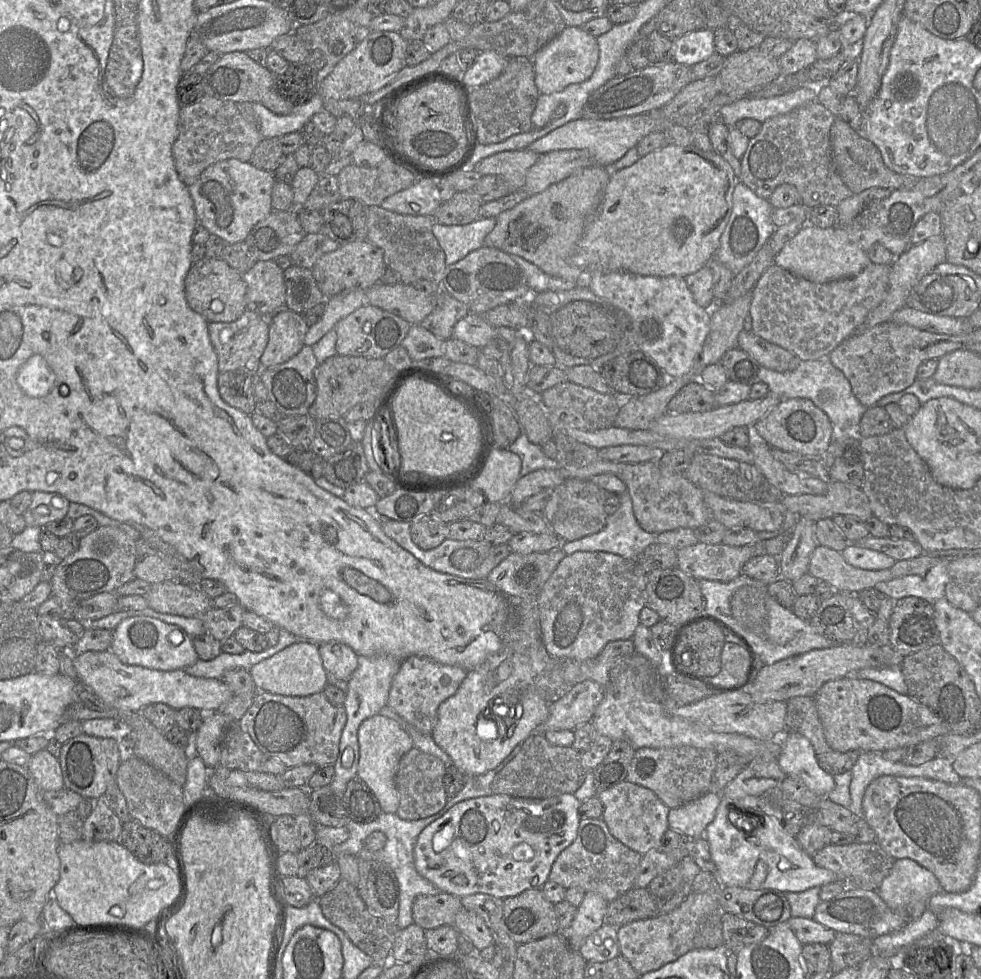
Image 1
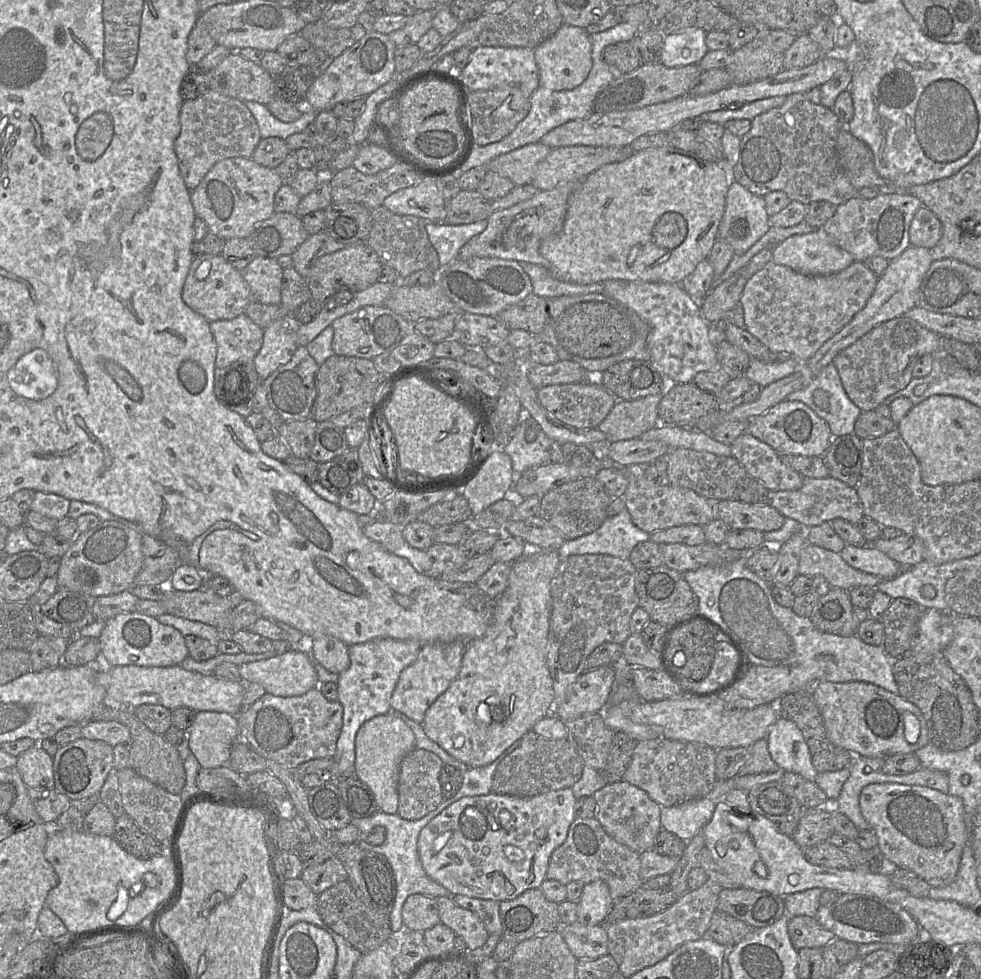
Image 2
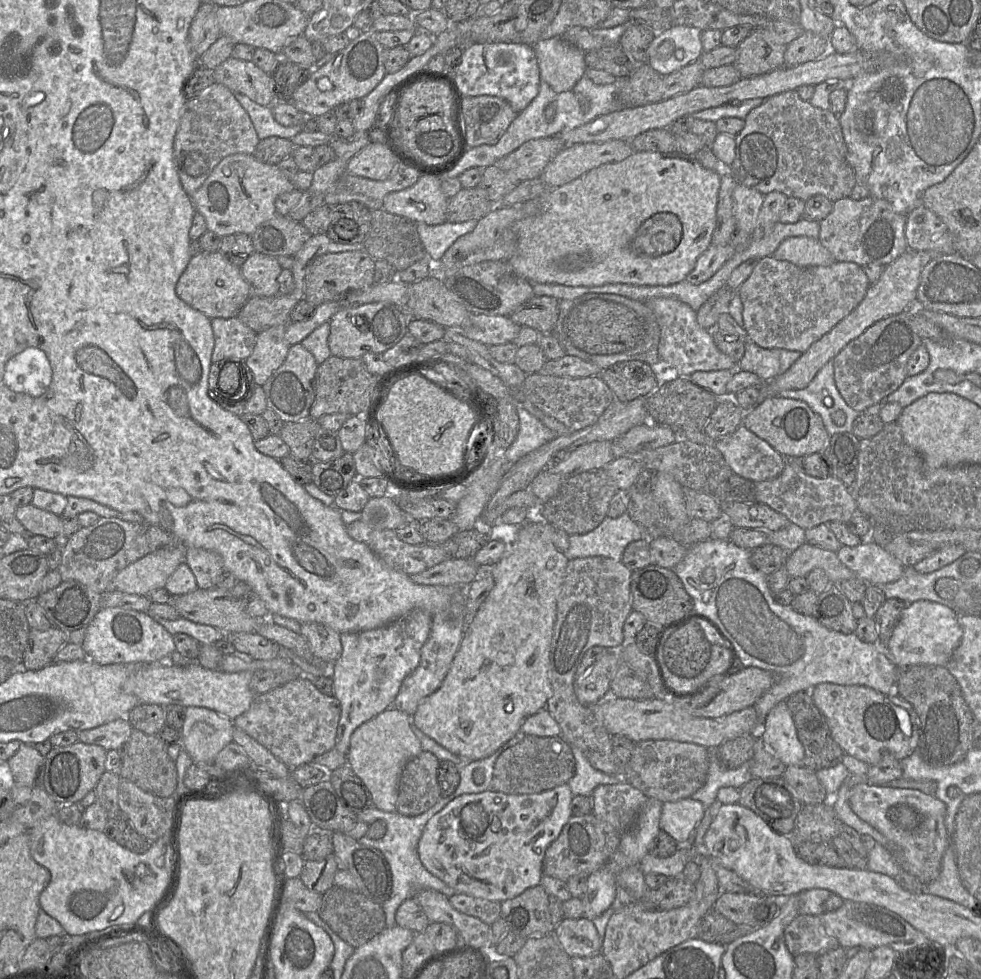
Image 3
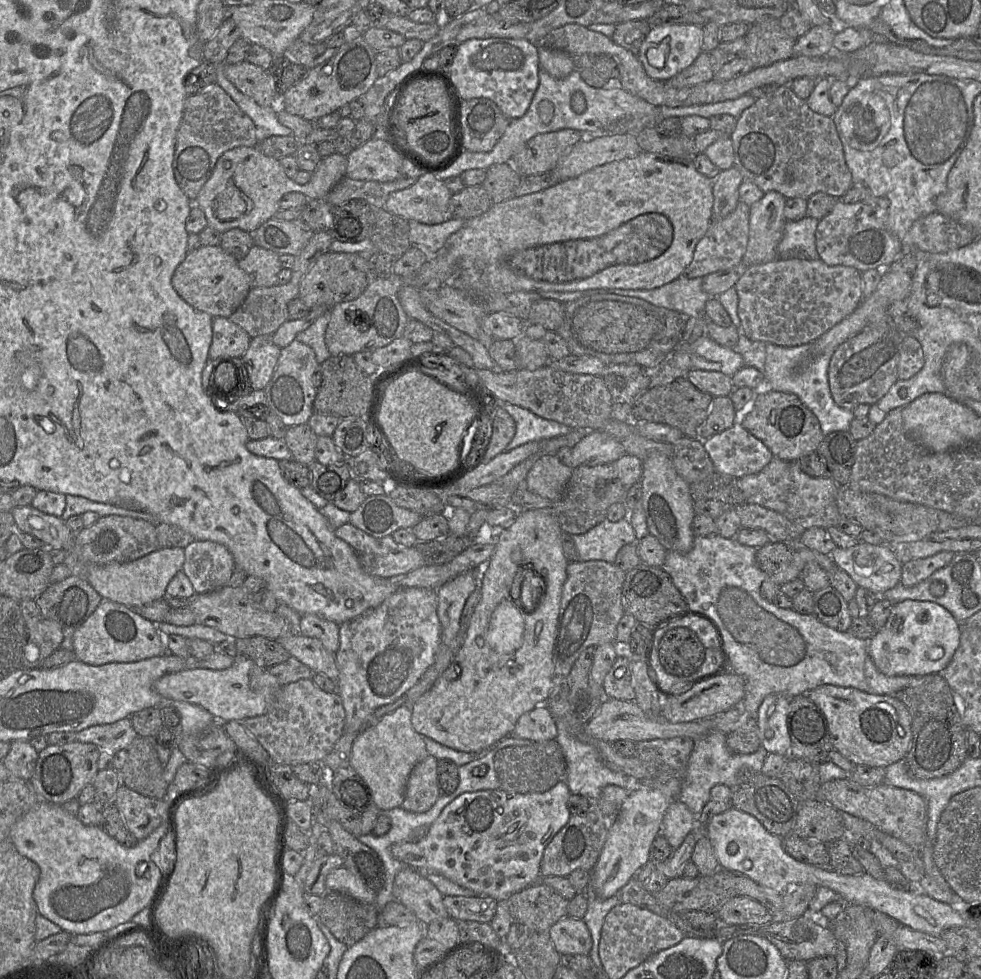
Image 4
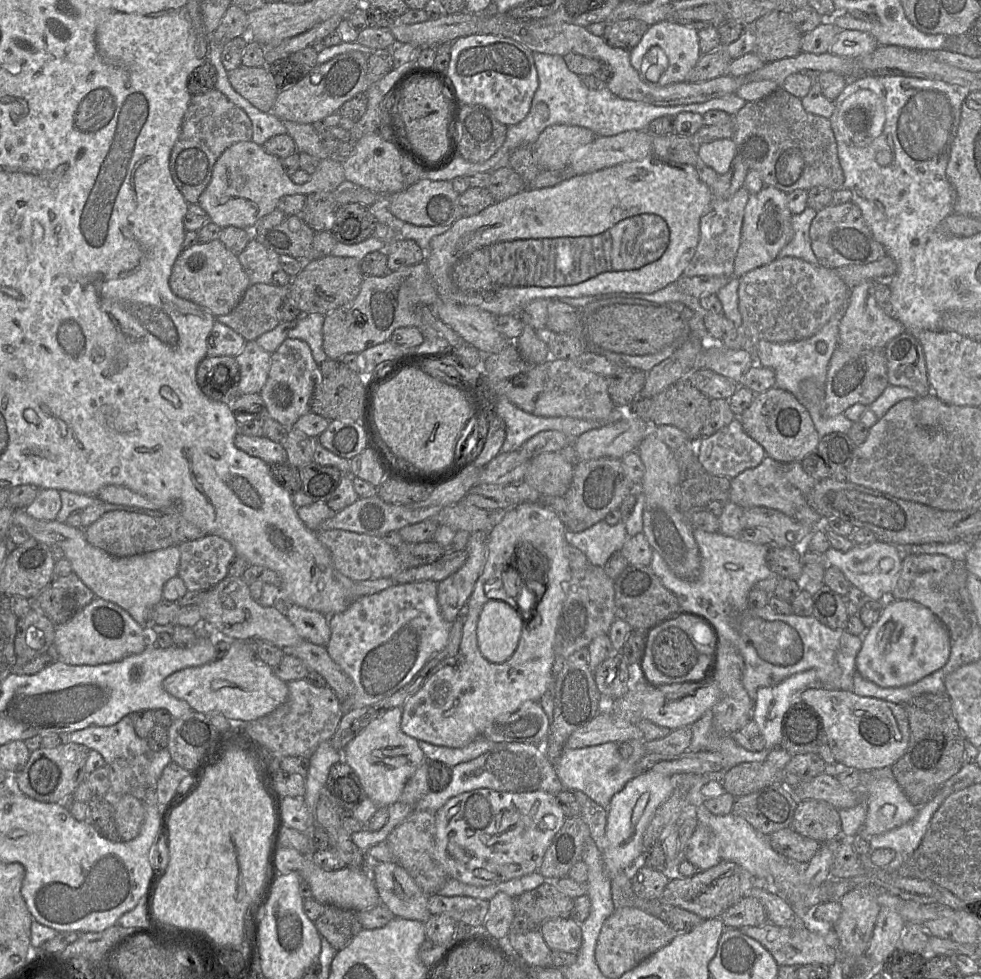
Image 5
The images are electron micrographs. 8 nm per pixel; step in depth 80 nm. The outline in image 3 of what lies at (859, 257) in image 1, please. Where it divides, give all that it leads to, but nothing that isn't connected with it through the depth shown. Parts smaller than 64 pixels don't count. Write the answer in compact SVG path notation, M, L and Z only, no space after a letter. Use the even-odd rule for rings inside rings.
M805 236L787 238L779 245L772 256L776 260L788 261L798 267L829 266L836 262L834 256L819 242L818 239Z

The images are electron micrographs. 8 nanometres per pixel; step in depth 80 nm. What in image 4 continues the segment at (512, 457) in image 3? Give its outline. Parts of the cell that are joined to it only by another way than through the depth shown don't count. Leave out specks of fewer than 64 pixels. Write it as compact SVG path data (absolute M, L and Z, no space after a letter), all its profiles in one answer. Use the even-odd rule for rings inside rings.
M509 403L501 404L512 416L516 425L515 435L504 452L510 452L527 442L542 441L565 435L572 430L567 425L542 418L526 408Z

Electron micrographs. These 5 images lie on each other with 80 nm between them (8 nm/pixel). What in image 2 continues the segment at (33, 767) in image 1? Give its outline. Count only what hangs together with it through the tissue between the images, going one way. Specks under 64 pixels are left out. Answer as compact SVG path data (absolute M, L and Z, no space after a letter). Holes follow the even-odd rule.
M38 745L17 757L15 770L28 788L54 789L53 757Z

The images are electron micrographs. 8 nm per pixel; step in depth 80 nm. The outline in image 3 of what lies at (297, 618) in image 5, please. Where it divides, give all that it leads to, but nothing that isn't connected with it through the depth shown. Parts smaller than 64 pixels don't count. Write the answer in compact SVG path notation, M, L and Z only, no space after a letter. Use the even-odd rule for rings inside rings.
M308 622L301 624L300 634L307 640L318 661L333 664L341 656L340 633L334 629L317 622Z

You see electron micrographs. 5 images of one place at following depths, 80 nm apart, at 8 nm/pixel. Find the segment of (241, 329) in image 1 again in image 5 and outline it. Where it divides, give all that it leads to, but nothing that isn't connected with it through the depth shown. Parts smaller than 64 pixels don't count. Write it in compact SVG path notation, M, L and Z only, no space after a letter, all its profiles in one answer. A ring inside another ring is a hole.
M216 321L207 339L207 356L237 356L246 340L232 328Z

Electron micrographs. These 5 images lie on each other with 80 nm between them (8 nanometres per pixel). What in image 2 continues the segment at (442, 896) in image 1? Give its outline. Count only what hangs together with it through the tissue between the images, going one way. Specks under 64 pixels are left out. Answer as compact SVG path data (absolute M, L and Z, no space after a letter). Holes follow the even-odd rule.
M410 895L403 904L401 916L406 930L424 932L440 923L437 898Z

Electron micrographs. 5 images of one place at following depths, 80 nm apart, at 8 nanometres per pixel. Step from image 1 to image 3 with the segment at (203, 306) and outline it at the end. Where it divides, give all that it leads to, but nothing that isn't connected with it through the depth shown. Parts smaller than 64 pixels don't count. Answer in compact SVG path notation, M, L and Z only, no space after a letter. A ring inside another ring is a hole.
M201 251L192 256L177 281L175 291L183 302L206 315L210 320L237 316L251 297L251 288L243 277L240 267L231 263L219 251Z

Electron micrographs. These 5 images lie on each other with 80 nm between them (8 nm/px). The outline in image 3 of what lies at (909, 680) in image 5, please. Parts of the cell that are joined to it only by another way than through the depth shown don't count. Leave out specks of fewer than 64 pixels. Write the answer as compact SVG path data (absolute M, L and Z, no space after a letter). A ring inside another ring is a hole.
M927 600L907 604L884 651L896 667L909 665L945 666L963 635L959 615L951 608Z

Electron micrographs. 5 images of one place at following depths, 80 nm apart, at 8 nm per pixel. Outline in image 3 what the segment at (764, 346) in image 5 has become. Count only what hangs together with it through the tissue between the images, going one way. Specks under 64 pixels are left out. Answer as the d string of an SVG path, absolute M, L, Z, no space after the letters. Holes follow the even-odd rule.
M745 339L745 352L738 369L752 372L766 383L785 373L801 355L798 351L766 349ZM833 360L818 371L807 387L785 390L779 395L805 402L821 417L830 436L852 433L853 423L860 415L845 402L836 387Z

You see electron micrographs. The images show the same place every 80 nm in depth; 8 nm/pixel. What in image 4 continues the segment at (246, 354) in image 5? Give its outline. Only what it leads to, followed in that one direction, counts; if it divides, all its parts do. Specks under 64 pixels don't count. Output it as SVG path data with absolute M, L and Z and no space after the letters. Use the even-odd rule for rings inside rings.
M272 335L251 338L246 352L241 357L252 390L263 390L269 383L276 368L281 348L272 339Z

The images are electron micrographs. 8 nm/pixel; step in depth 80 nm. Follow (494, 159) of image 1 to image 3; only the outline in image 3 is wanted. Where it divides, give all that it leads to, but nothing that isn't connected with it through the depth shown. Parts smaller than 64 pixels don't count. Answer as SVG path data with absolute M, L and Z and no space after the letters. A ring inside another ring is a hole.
M559 136L529 140L494 165L508 175L513 175L519 182L535 179L541 176L548 163L565 147L566 143Z

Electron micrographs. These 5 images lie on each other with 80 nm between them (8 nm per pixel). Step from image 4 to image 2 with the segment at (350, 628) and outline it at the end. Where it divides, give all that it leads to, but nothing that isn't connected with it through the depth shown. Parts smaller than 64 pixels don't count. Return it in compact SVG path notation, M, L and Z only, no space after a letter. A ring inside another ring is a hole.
M376 639L348 646L350 665L338 676L338 701L343 707L343 724L337 739L330 771L332 779L355 771L355 738L361 725L371 718L391 711L391 698L401 672L413 663L422 642L418 640Z

